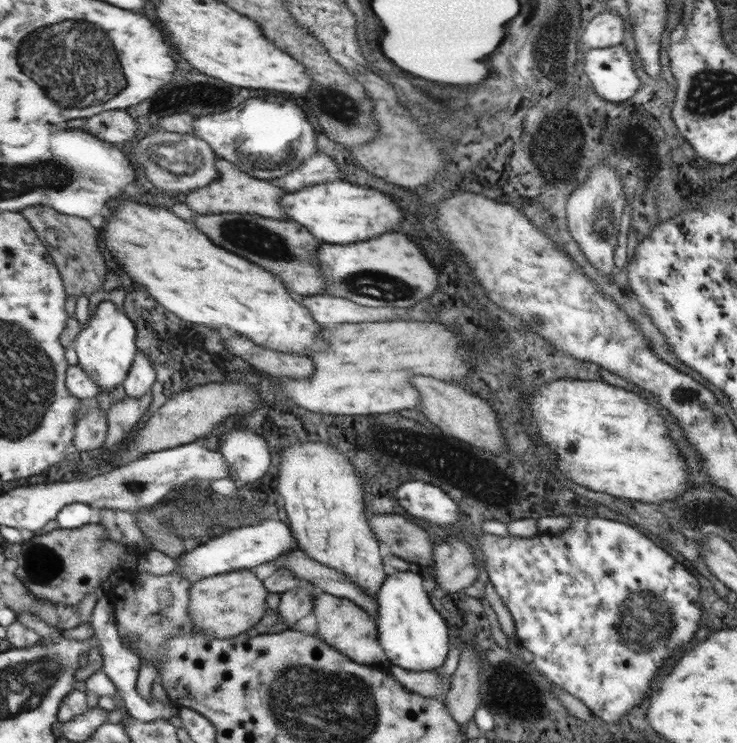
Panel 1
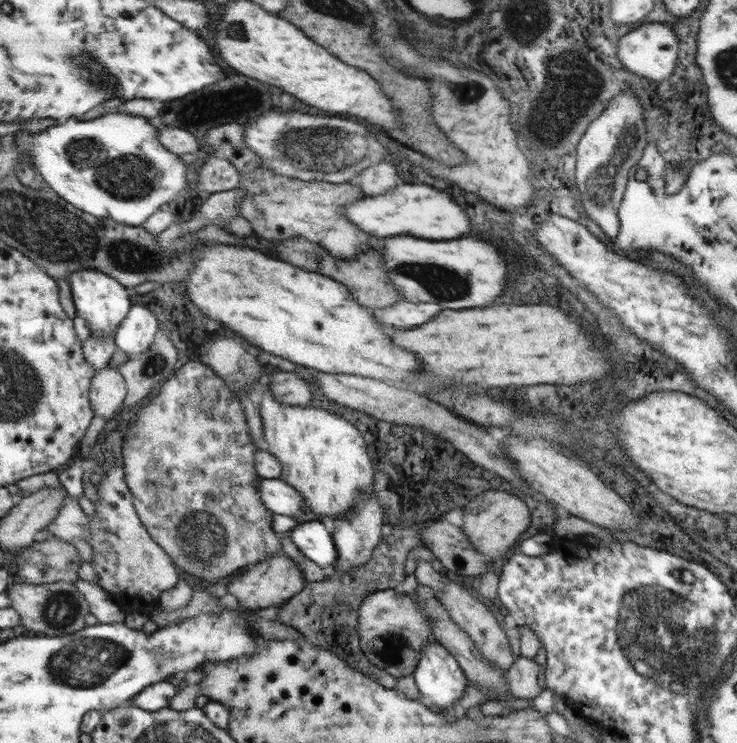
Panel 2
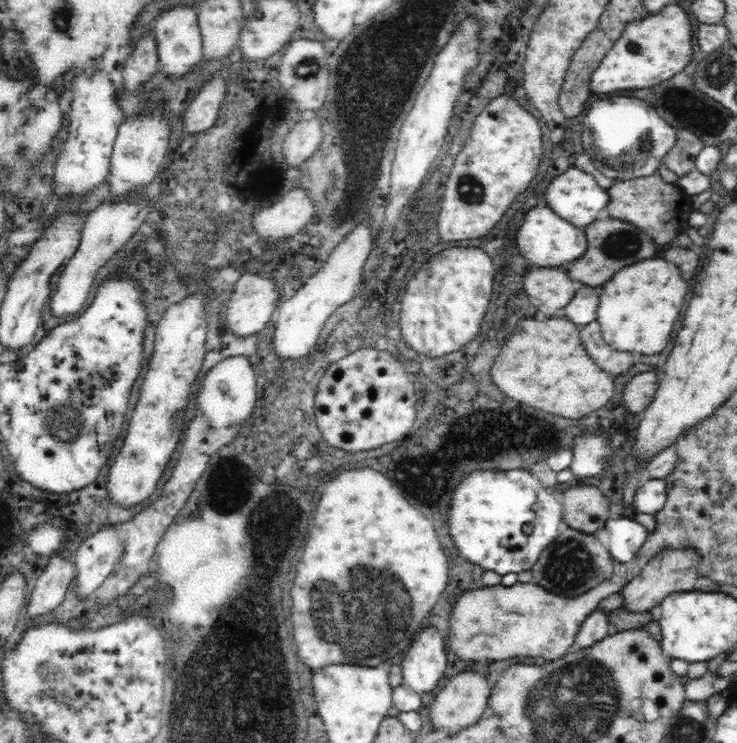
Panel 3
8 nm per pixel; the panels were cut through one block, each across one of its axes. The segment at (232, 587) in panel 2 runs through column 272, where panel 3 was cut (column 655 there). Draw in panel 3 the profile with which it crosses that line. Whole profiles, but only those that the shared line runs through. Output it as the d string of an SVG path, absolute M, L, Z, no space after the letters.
M681 548L680 550L662 550L646 563L646 566L635 575L626 586L621 588L624 594L622 607L631 613L645 613L658 606L669 594L682 592L682 590L694 590L696 580L705 578L698 568L701 557L695 550Z

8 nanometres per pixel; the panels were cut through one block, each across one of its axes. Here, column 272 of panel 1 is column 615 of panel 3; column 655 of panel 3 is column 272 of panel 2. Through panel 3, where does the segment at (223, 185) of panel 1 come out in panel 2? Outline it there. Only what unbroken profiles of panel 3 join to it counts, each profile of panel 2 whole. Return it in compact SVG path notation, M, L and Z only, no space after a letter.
M257 167L249 172L239 172L239 186L243 188L243 197L239 199L239 215L253 228L253 233L260 239L273 243L294 238L295 235L314 243L319 243L335 258L351 259L359 256L363 249L379 249L381 239L366 231L359 230L346 218L344 210L353 201L366 195L359 186L348 182L333 184L325 181L304 181L289 176L281 176L264 167Z

